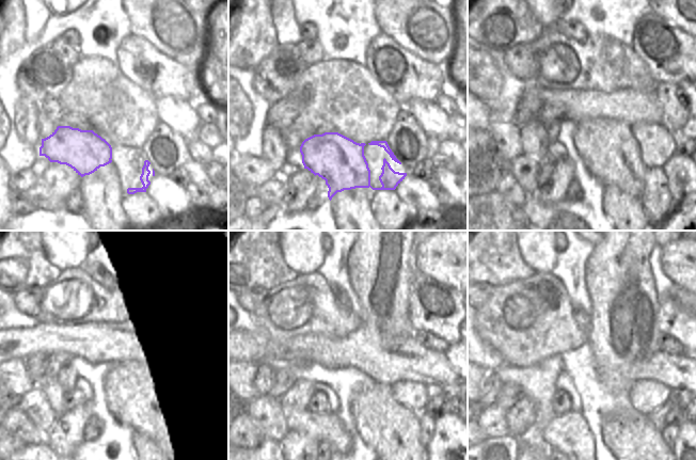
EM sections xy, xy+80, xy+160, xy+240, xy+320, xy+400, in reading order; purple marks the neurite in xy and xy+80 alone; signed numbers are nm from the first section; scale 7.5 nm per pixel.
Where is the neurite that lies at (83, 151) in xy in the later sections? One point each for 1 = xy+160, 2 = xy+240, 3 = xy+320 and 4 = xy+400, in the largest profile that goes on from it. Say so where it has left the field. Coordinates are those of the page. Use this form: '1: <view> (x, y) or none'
1: xy+160 (608, 151)
2: xy+240 (132, 396)
3: xy+320 (390, 429)
4: xy+400 (638, 446)

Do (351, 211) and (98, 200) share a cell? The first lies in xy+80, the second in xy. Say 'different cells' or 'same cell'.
same cell

